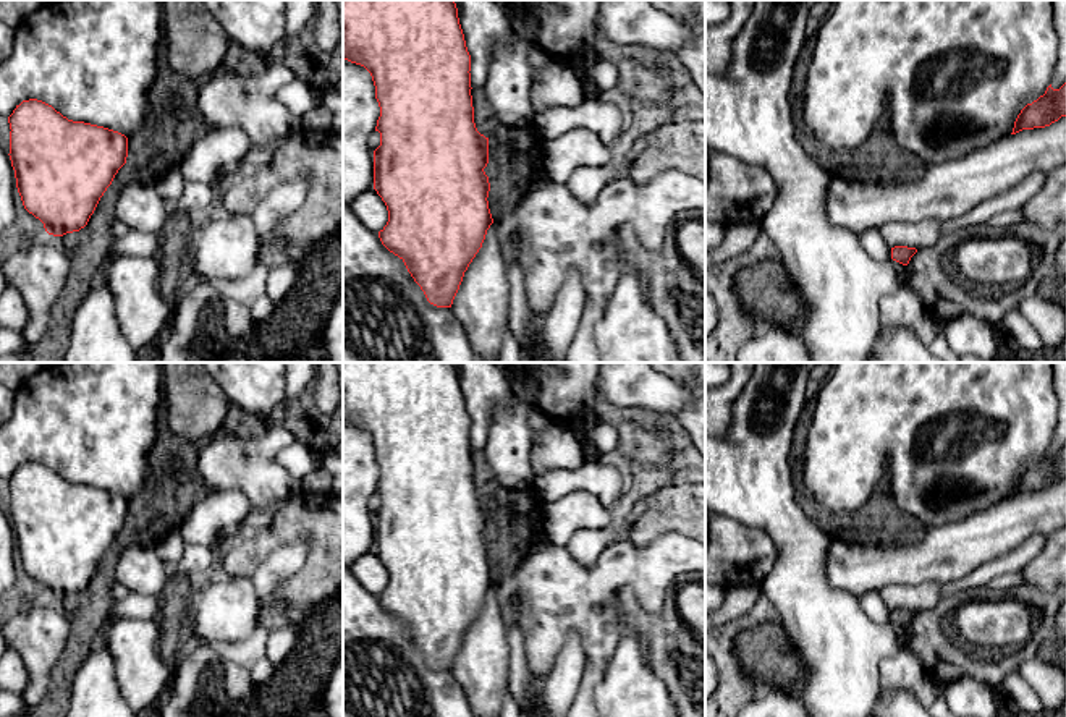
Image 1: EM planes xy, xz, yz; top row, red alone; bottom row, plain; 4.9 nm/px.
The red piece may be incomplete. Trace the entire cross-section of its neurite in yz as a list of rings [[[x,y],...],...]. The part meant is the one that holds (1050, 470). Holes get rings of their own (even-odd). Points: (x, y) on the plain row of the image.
[[[1066,445],[1060,452],[1053,452],[1050,447],[1043,458],[1027,466],[1017,477],[1011,497],[1050,489],[1061,479],[1066,479]]]

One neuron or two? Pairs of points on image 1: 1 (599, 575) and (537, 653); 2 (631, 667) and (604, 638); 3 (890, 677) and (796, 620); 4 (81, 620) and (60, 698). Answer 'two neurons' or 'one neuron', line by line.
1: one neuron
2: two neurons
3: two neurons
4: one neuron

